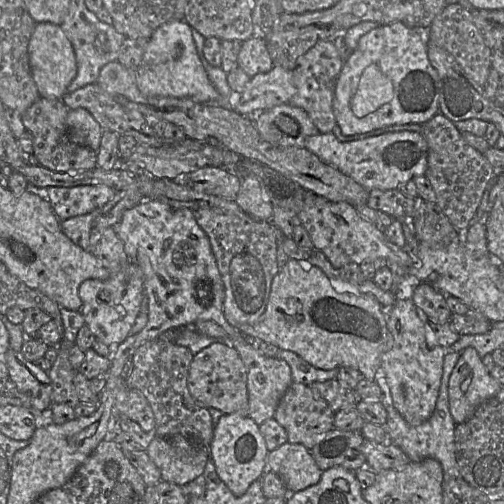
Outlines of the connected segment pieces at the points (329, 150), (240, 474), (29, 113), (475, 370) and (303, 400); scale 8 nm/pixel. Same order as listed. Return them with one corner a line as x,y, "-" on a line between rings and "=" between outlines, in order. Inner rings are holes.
416,131
387,132
349,142
338,140
332,132
319,132
306,138
305,148
315,154
327,165
336,168
344,175
361,184
368,191
371,189
398,189
407,181
413,180
413,178
418,175
424,174
427,167
428,145
422,133
=
239,413
224,414
215,424
209,445
209,457
219,478
235,496
245,494
252,482
263,477
268,453
259,426
249,416
=
40,97
20,114
24,127
32,136
33,155
39,165
56,172
83,171
96,168
96,152
72,142
69,138
66,126
69,110
61,99
=
473,347
460,352
449,377
449,410
455,424
466,422
476,408
495,396
502,385
490,375
=
294,383
289,386
278,402
274,419
286,430
287,442
302,444
311,450
321,438
333,429
334,415
328,404
307,385

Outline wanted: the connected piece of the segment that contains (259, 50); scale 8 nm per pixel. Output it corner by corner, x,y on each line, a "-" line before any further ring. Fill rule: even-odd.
256,33
241,43
238,67
250,77
269,72
274,67
266,39
262,34

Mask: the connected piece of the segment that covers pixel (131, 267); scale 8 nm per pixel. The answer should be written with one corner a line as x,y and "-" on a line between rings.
129,261
119,271
112,272
107,280
88,279
80,284
78,292
83,303
80,312
85,318
85,324
110,349
130,335
145,295
144,281
141,267

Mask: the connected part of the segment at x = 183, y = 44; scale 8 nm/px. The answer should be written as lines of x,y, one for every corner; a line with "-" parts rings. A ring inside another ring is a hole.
185,20
164,23
153,32
136,73
138,88
146,98
189,98
206,104
215,102
219,97
199,59
192,28

